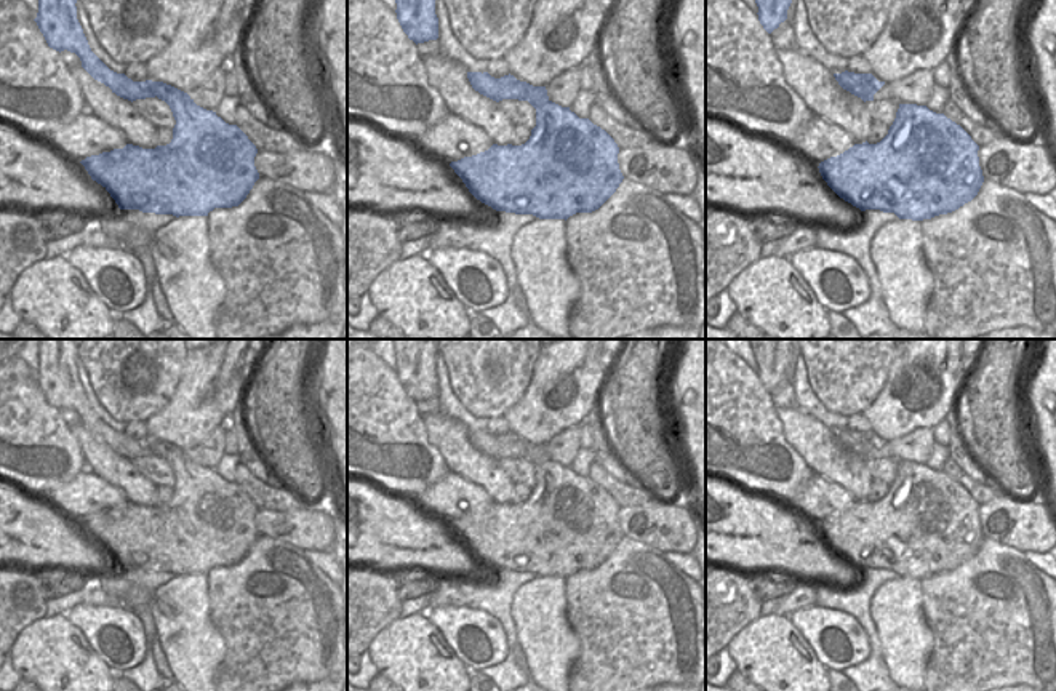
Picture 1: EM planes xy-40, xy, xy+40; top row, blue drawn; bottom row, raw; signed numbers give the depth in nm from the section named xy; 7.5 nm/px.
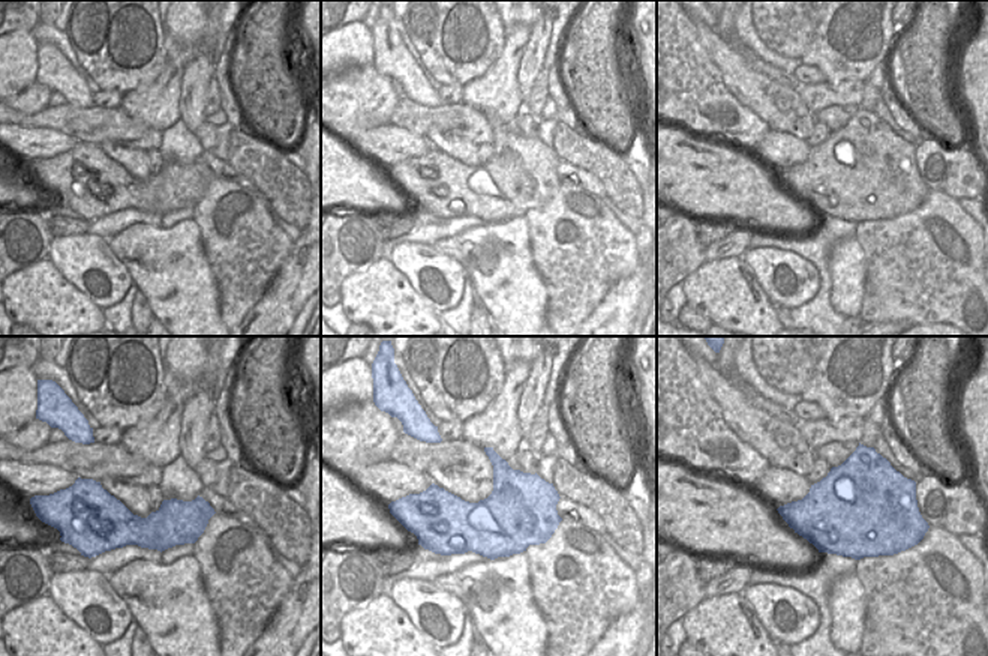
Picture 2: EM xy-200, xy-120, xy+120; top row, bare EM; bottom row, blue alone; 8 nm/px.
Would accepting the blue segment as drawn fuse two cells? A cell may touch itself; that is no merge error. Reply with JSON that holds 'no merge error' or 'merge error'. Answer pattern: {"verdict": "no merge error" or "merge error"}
{"verdict": "merge error"}

